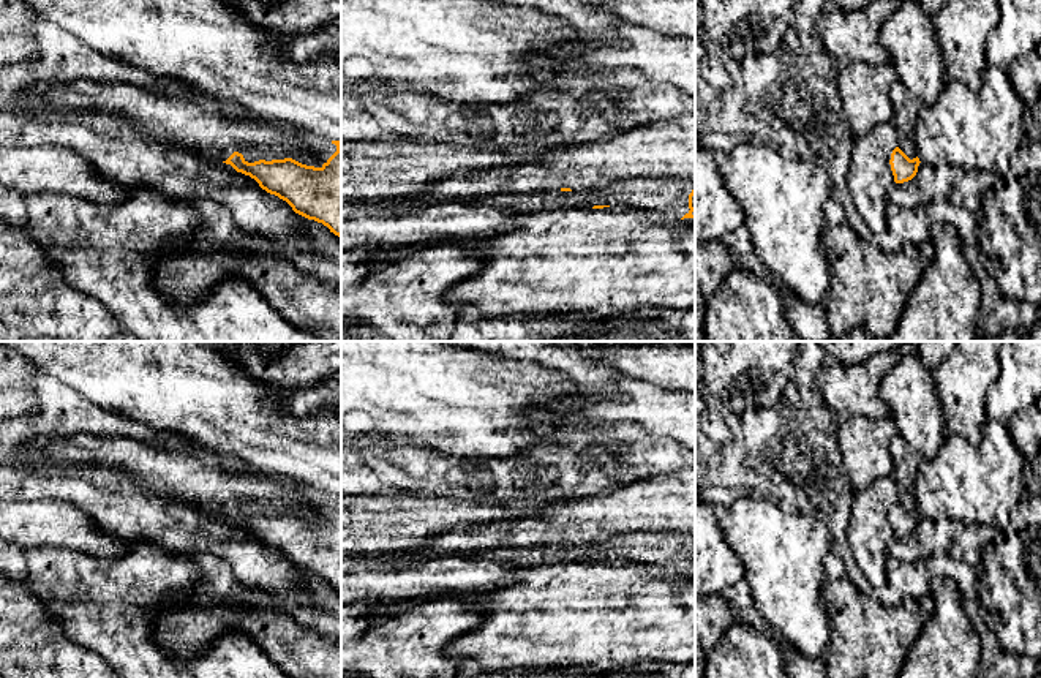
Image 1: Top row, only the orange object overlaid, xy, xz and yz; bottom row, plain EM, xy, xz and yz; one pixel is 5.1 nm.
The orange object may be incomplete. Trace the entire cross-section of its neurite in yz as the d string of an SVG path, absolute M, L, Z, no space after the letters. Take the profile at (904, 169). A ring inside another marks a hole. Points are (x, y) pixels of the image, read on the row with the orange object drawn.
M900 81L891 89L891 101L894 107L894 125L897 130L897 147L891 153L891 171L896 183L911 180L919 166L918 152L913 142L911 128L916 125L918 112L923 101L915 98Z

